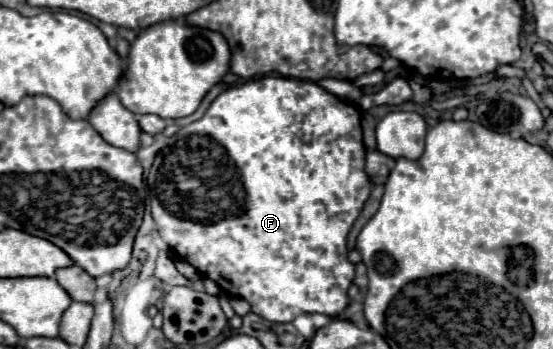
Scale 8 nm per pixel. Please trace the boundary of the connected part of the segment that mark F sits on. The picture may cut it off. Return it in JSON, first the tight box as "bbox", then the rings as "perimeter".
{"bbox":[147,76,373,322],"perimeter":[[[263,76],[257,80],[245,82],[241,86],[223,90],[213,100],[213,104],[209,106],[209,110],[205,112],[201,120],[179,128],[179,132],[173,136],[173,142],[155,156],[155,162],[147,176],[147,184],[151,190],[151,214],[161,232],[161,238],[173,252],[179,254],[181,260],[195,266],[205,278],[217,280],[215,284],[223,292],[245,298],[257,316],[269,322],[293,322],[297,316],[303,316],[303,314],[323,314],[333,318],[333,316],[339,316],[349,306],[349,296],[351,300],[363,302],[361,290],[353,284],[355,264],[351,264],[347,258],[347,252],[349,252],[347,236],[373,190],[373,184],[369,176],[365,174],[365,154],[367,150],[363,144],[359,108],[325,92],[315,82],[291,80],[281,76]]]}

